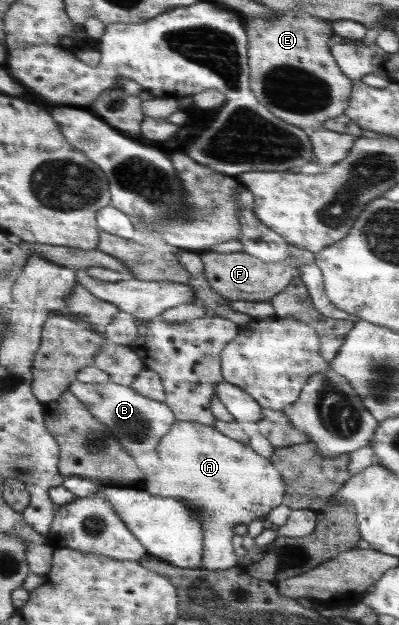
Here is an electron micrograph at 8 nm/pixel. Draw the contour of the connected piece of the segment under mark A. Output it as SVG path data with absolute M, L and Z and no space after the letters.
M177 420L157 444L157 454L159 454L161 465L159 465L159 469L155 469L155 473L145 476L147 486L142 487L156 497L181 497L195 511L199 511L197 515L201 517L204 533L202 558L205 561L200 568L227 570L238 566L238 558L235 556L231 543L235 536L233 525L265 518L271 510L282 504L283 497L286 496L283 476L273 466L270 458L263 458L263 455L257 454L249 446L249 443L237 442L237 440L221 434L213 426L201 424L201 422Z

